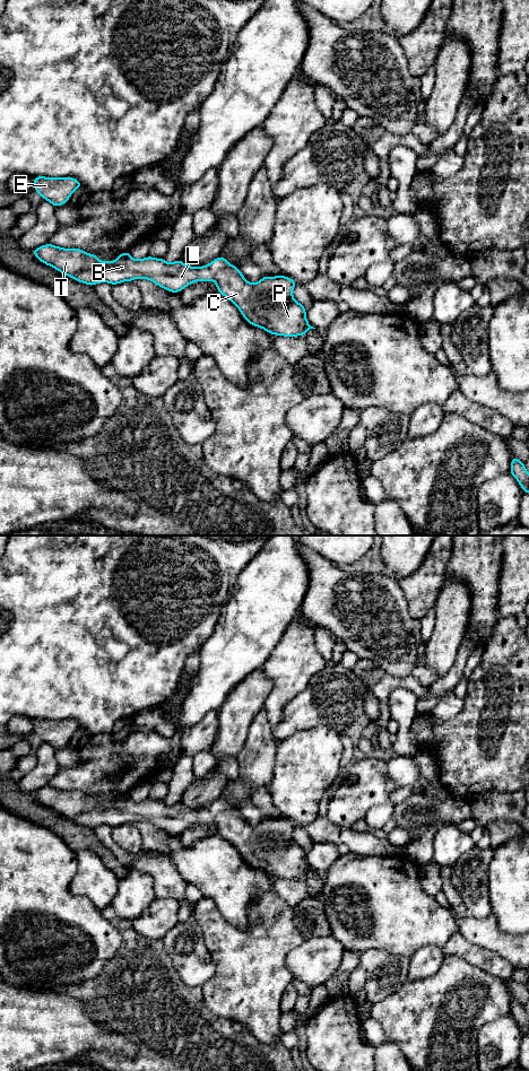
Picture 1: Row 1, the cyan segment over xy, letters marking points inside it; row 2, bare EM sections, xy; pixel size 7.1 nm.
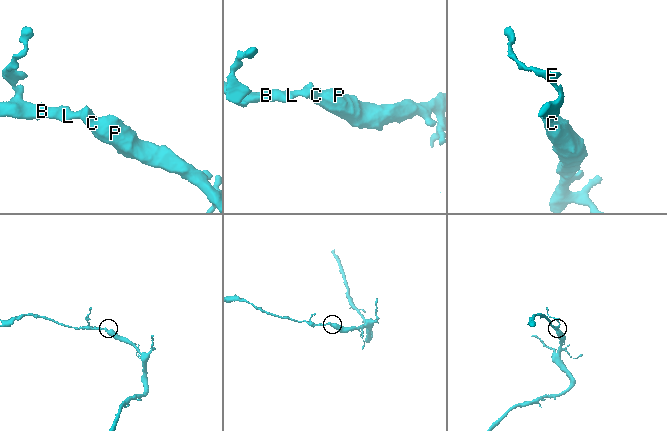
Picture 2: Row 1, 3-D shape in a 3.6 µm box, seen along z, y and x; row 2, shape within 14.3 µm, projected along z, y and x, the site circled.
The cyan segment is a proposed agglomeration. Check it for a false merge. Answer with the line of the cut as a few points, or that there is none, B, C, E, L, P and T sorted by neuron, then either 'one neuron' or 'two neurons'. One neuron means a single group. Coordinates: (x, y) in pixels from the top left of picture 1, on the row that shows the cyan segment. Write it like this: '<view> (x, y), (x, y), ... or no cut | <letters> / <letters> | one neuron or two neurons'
no cut | B C E L P T | one neuron

